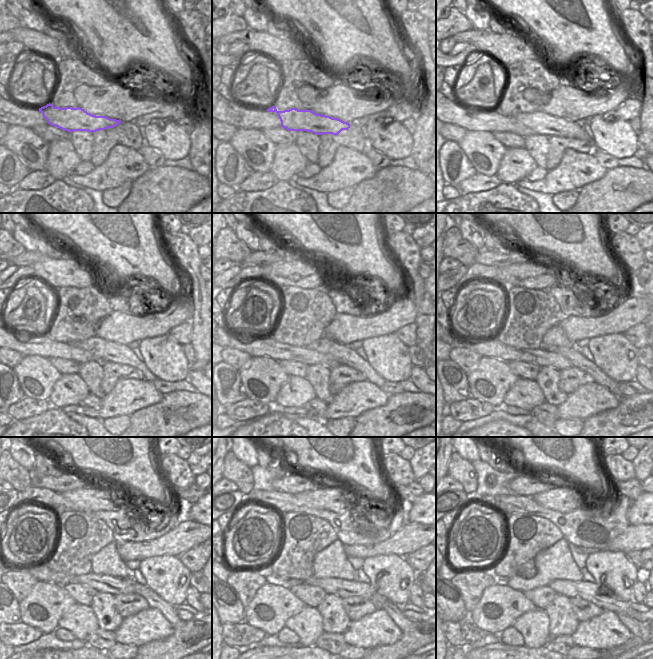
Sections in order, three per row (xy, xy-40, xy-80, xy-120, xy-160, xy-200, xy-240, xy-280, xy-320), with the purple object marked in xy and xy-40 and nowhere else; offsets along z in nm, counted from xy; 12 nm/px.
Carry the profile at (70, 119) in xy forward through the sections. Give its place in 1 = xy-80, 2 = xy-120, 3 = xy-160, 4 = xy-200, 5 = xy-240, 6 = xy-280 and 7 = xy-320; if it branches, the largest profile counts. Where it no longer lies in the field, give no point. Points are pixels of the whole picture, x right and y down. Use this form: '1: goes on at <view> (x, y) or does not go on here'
1: goes on at xy-80 (544, 124)
2: goes on at xy-120 (105, 351)
3: goes on at xy-160 (346, 355)
4: goes on at xy-200 (576, 358)
5: goes on at xy-240 (168, 611)
6: goes on at xy-280 (395, 612)
7: goes on at xy-320 (639, 629)

